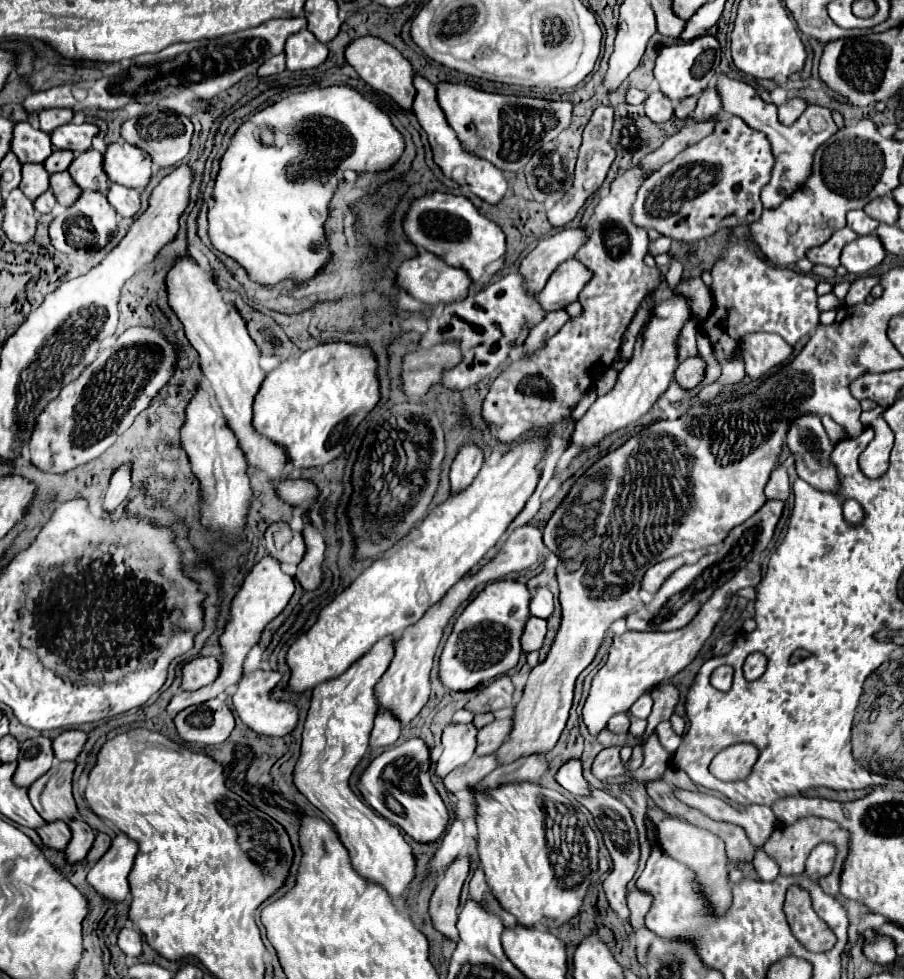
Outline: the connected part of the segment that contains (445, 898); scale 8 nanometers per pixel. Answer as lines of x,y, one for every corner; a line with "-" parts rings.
457,856
457,860
451,862
451,866
443,872
443,878
439,880
437,888
433,890
429,914
433,918
433,926
457,940
457,908
459,908
459,894
461,886
469,874
469,856

